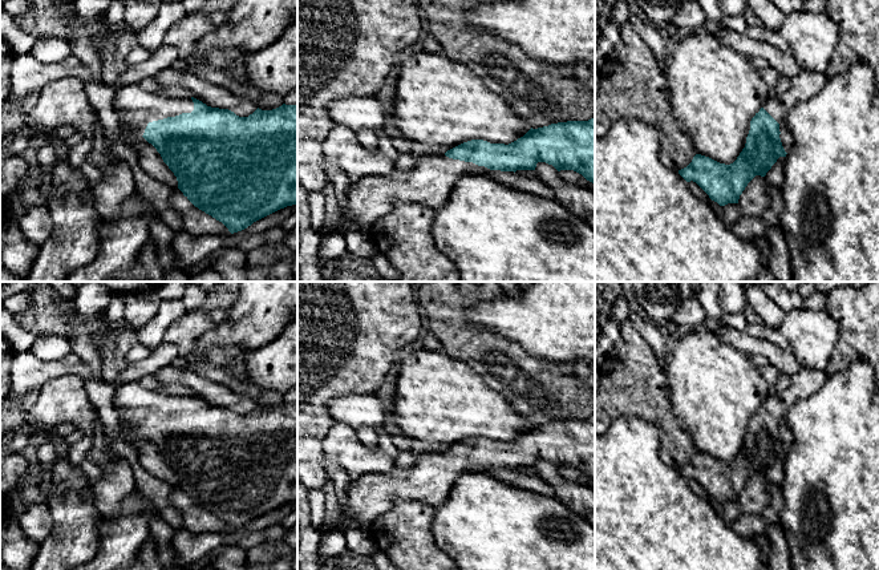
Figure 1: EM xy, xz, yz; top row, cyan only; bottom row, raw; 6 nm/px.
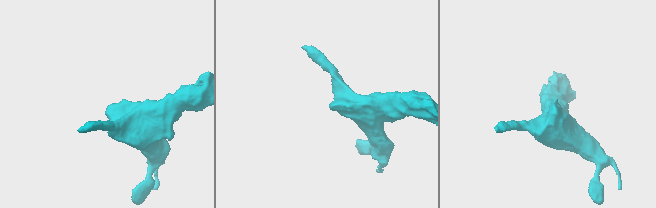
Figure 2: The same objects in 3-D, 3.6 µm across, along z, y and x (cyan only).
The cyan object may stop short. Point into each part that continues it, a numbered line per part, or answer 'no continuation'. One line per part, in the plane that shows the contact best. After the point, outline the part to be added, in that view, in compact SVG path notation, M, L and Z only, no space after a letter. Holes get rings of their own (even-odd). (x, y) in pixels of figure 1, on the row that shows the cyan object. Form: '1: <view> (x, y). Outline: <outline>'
1: xy (136, 108). Outline: M131 84L117 89L113 108L120 121L142 137L149 122L191 113L194 102L187 94L150 93Z

